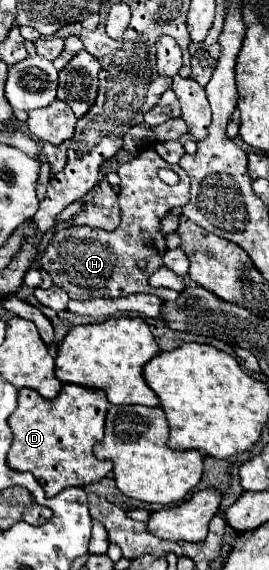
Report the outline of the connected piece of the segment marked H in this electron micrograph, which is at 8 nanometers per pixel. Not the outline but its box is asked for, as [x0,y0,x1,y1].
[40,150,190,300]

